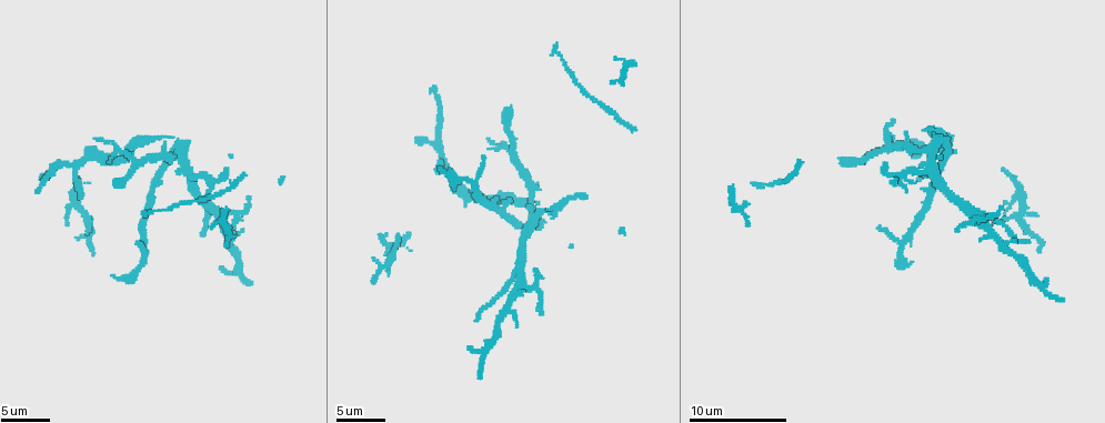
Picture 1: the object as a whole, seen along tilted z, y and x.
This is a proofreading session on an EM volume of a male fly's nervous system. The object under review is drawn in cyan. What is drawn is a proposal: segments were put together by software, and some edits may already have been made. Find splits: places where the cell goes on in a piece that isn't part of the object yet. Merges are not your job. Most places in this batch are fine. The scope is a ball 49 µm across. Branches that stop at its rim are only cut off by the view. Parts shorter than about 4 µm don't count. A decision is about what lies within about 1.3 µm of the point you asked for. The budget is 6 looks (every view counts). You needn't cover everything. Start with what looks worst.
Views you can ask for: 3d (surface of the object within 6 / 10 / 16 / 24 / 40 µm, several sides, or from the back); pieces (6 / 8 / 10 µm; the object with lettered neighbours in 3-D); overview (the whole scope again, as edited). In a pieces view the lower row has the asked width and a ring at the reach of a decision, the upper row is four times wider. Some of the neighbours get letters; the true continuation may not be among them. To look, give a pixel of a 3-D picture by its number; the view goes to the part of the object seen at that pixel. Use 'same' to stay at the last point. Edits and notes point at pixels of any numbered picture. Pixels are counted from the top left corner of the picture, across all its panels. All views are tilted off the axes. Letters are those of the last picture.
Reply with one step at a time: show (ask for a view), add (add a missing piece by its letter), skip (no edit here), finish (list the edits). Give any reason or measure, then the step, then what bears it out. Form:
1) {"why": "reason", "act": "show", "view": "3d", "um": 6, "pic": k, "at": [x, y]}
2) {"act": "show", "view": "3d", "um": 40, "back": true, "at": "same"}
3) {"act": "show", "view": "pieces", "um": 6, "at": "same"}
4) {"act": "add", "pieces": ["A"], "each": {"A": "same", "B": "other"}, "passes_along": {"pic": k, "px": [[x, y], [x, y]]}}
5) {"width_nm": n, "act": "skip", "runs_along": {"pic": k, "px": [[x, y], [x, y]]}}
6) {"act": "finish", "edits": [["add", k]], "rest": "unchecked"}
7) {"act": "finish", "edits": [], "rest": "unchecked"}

{"why": "free end", "act": "show", "view": "pieces", "um": 10, "pic": 1, "at": [956, 229]}

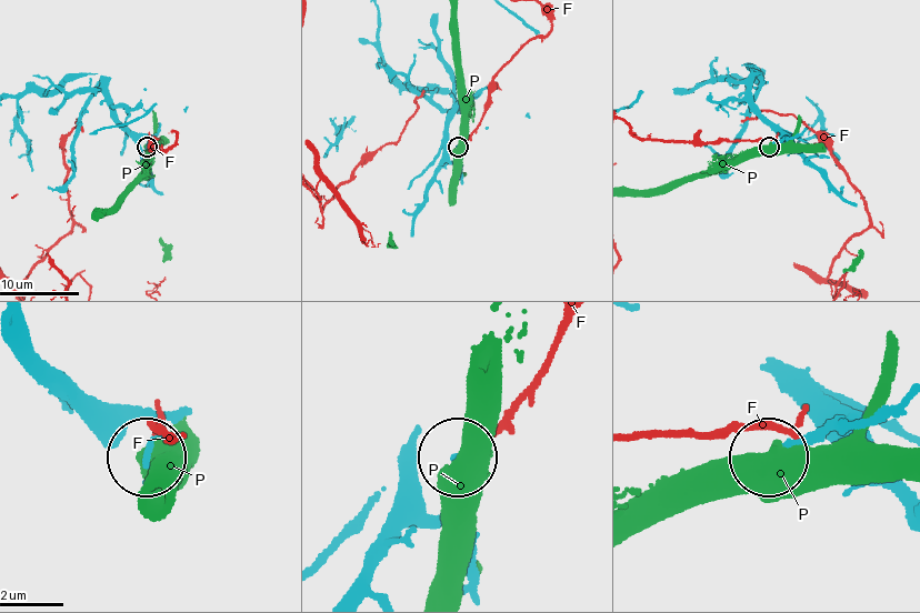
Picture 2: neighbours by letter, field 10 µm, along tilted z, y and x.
{"width_nm": 220, "act": "skip", "each": {"F": "other", "P": "other"}, "found": "no lettered piece goes on from it"}

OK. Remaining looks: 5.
{"why": "an open end", "act": "show", "view": "3d", "um": 10, "pic": 1, "at": [918, 180]}

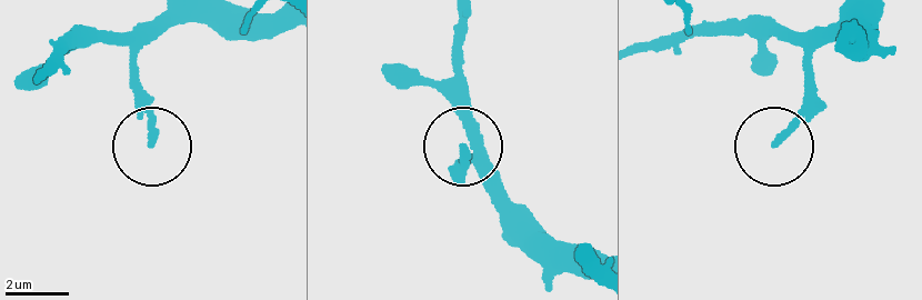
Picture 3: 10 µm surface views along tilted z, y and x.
{"act": "show", "view": "pieces", "um": 10, "pic": 3, "at": [153, 142]}

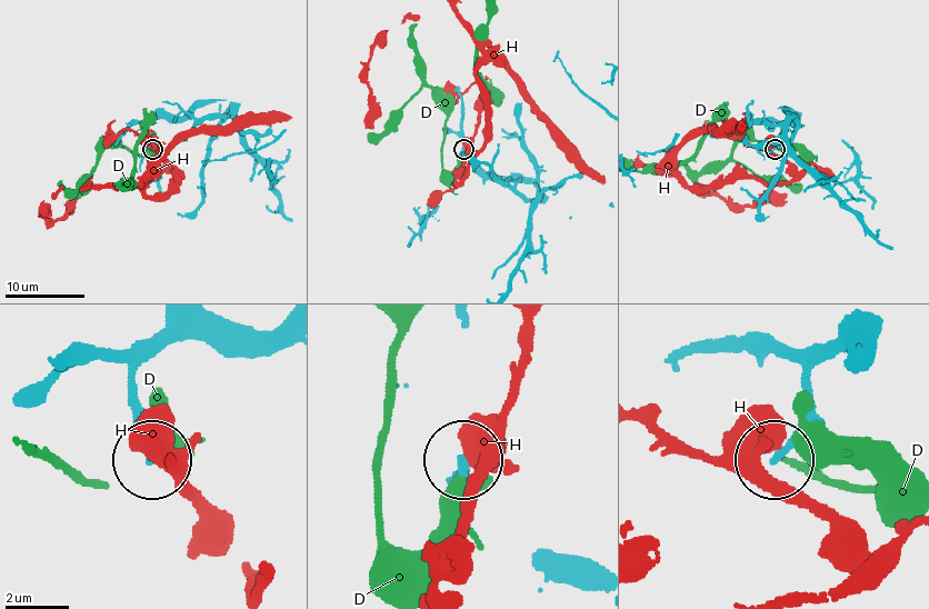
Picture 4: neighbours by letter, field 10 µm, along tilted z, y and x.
{"act": "skip", "each": {"D": "other", "H": "other"}, "runs_along": {"pic": 4, "px": [[847, 345], [813, 362], [808, 425], [778, 455]]}, "found": "no lettered piece goes on from it"}

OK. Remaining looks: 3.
{"why": "an open end", "act": "show", "view": "pieces", "um": 10, "pic": 1, "at": [877, 229]}

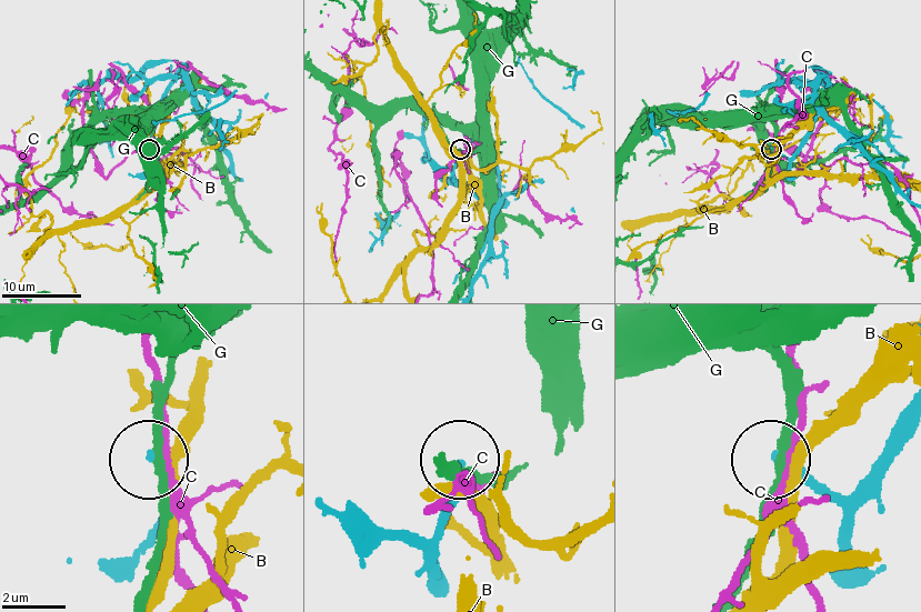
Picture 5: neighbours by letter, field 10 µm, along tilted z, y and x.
{"act": "skip", "each": {"B": "other", "C": "other", "G": "other"}, "runs_along": {"pic": 5, "px": [[908, 428], [893, 459], [837, 499], [771, 460]]}, "found": "none of them fits"}

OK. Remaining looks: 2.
{"act": "finish", "edits": [], "rest": "unchecked"}

